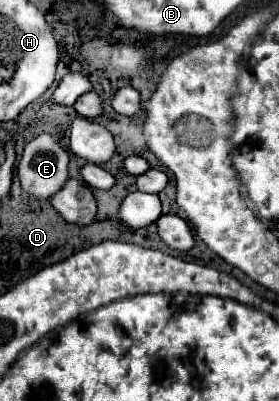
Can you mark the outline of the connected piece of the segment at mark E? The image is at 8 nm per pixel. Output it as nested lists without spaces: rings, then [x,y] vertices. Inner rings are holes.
[[[49,133],[37,135],[25,145],[17,167],[23,191],[37,199],[49,199],[67,181],[67,165],[69,153],[59,141]]]

